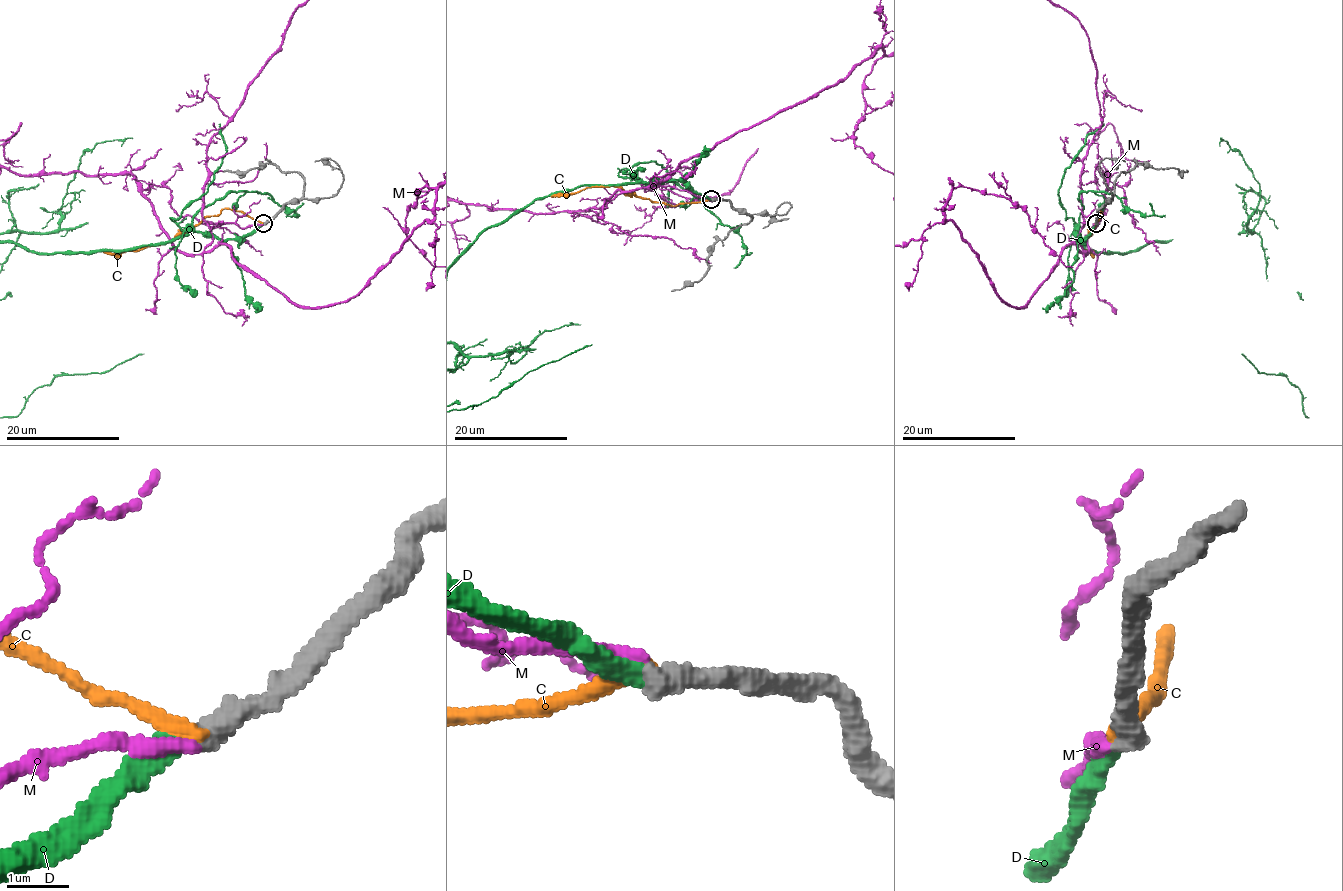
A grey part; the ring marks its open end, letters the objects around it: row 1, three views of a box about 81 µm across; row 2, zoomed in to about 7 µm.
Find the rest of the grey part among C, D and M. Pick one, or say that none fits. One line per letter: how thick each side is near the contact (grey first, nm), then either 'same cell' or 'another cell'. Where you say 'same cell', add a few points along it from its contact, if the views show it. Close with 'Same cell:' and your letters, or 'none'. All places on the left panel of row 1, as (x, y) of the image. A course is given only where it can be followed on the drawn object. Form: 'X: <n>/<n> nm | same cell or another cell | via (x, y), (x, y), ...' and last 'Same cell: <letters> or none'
C: 440/240 nm | another cell
D: 440/320 nm | same cell
M: 420/240 nm | another cell
Same cell: D

